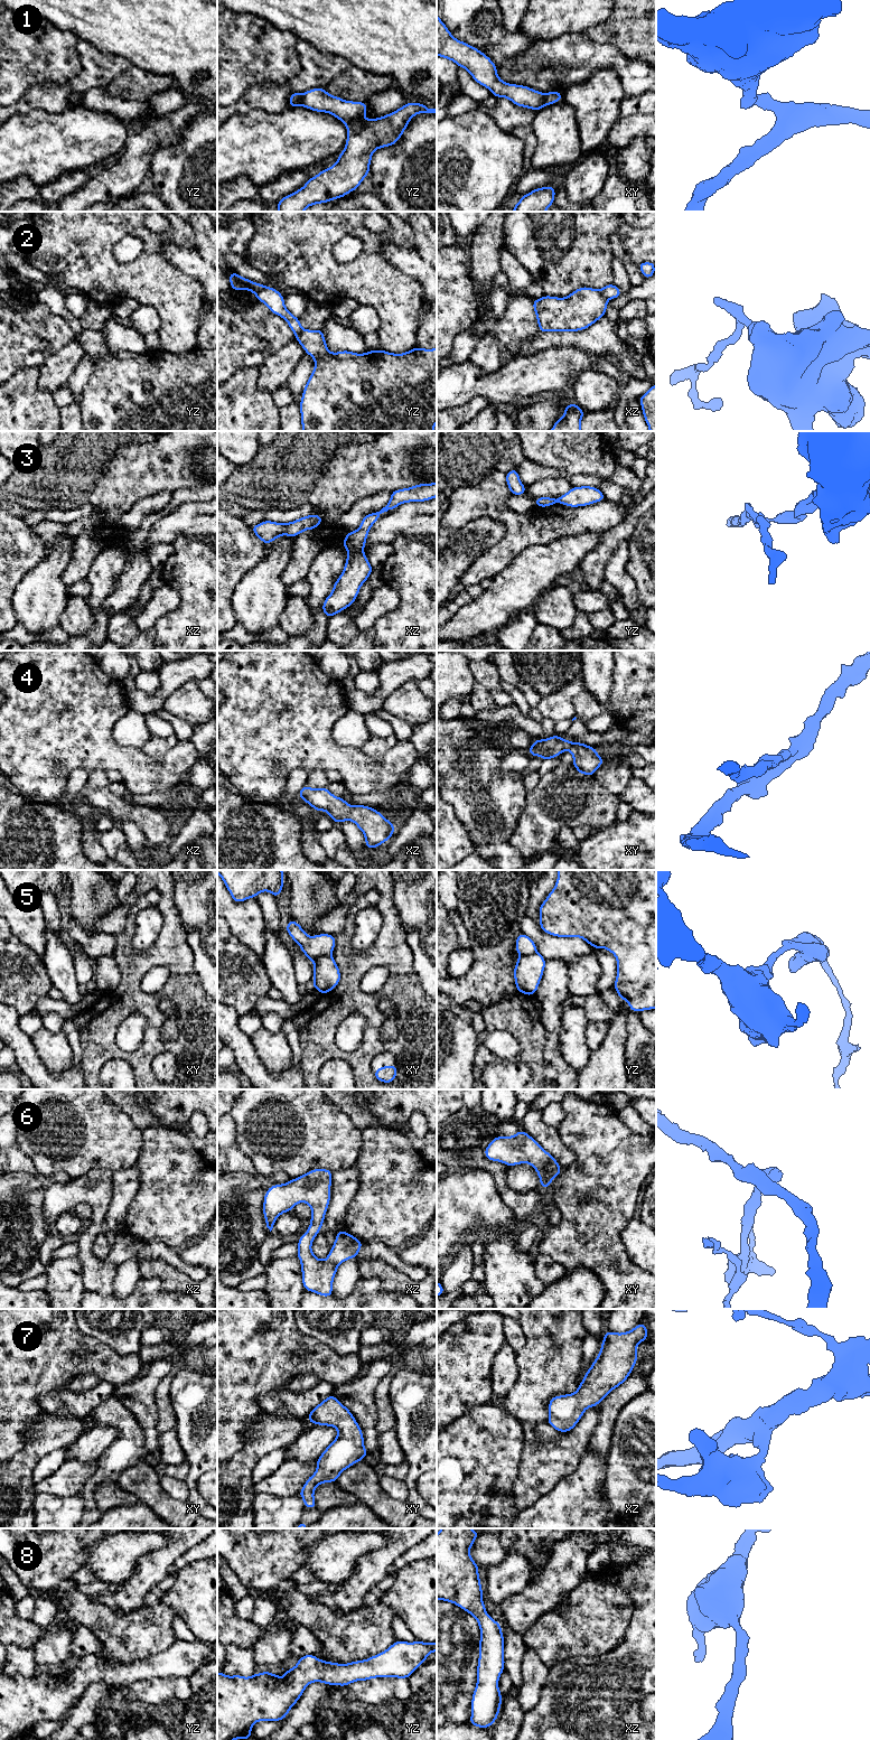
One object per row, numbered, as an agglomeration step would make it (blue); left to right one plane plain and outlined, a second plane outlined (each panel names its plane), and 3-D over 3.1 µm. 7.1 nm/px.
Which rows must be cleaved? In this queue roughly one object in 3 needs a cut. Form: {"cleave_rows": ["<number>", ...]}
{"cleave_rows": ["1", "2", "3", "5"]}

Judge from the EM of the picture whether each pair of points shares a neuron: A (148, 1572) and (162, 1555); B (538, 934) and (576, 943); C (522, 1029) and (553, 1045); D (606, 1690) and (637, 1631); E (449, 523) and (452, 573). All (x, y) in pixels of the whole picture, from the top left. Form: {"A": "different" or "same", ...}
{"A": "same", "B": "same", "C": "different", "D": "same", "E": "different"}

